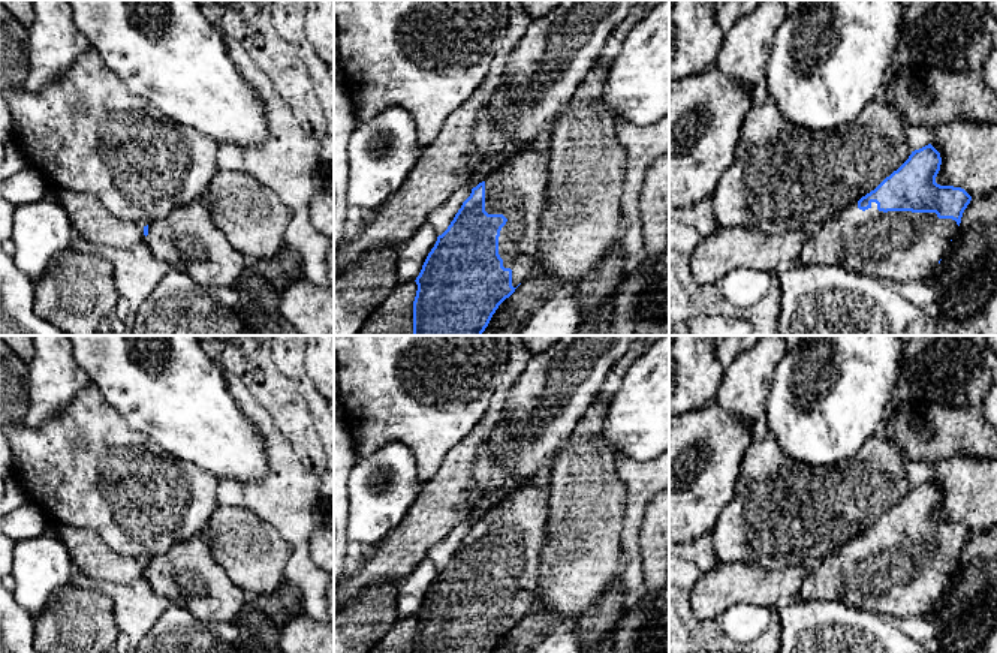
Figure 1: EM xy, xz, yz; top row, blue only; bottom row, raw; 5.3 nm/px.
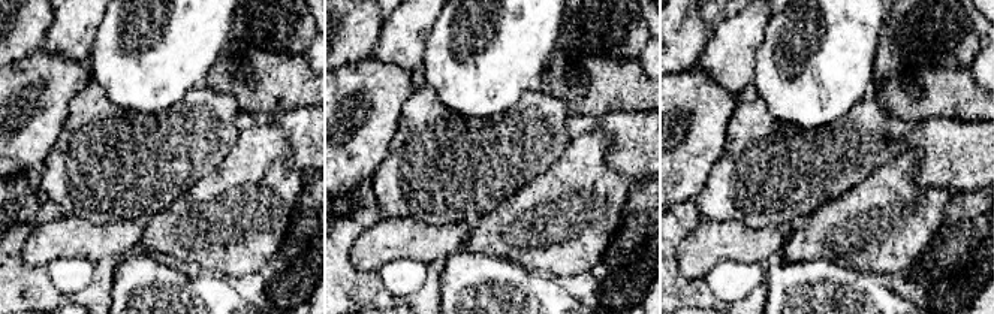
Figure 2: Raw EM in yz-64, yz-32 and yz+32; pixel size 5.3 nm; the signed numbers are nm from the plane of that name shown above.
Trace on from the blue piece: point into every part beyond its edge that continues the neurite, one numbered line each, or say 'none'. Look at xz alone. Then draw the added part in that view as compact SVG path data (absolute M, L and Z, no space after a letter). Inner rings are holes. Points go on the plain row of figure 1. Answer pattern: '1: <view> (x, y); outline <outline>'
1: xz (518, 524); outline M539 475L485 514L485 547L488 550L503 550L507 554L500 566L498 590L503 595L503 602L512 605L513 623L522 619L536 602L540 551L549 515L549 484L549 475Z

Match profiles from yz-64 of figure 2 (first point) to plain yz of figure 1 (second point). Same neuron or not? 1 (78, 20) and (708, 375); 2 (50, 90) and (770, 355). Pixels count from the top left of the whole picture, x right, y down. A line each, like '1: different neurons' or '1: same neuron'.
1: different neurons
2: different neurons

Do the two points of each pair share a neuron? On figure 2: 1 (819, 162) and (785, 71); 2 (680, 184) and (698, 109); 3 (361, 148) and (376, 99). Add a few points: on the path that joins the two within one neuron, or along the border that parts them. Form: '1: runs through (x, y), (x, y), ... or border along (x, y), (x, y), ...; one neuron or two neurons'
1: border along (774, 117), (801, 129), (819, 129), (840, 118); two neurons
2: runs through (680, 166), (680, 148), (689, 138), (692, 127); one neuron
3: runs through (361, 136), (361, 130), (373, 111); one neuron

